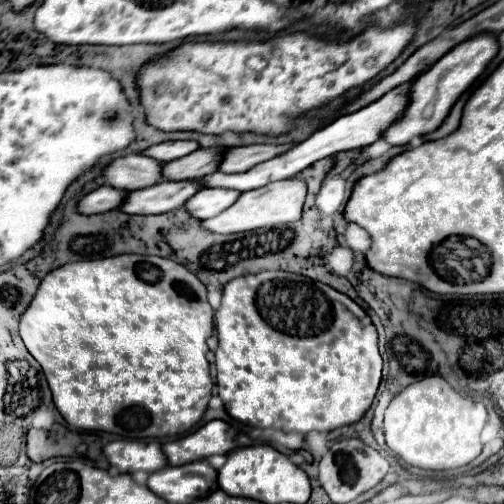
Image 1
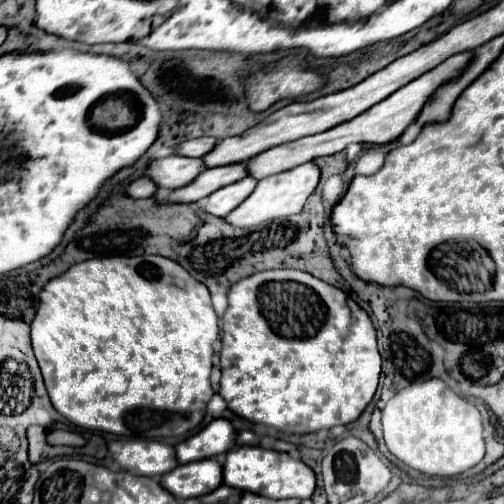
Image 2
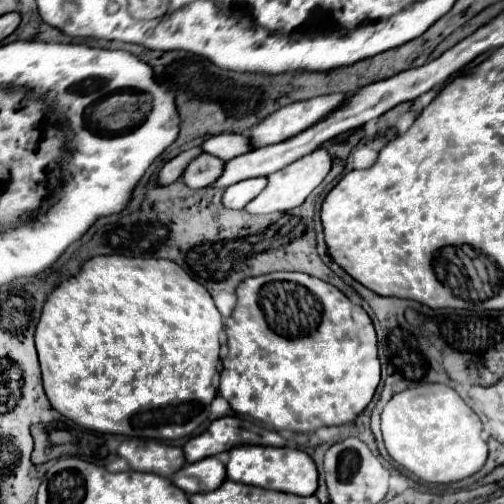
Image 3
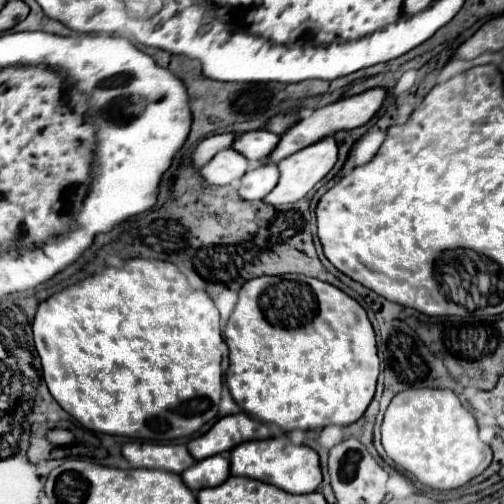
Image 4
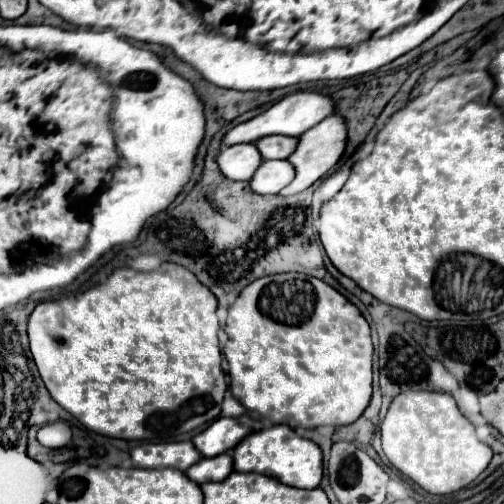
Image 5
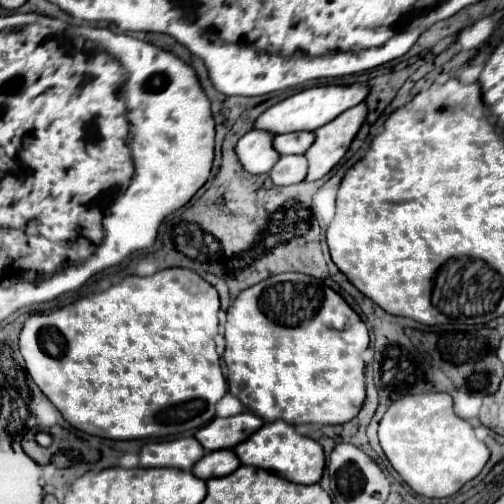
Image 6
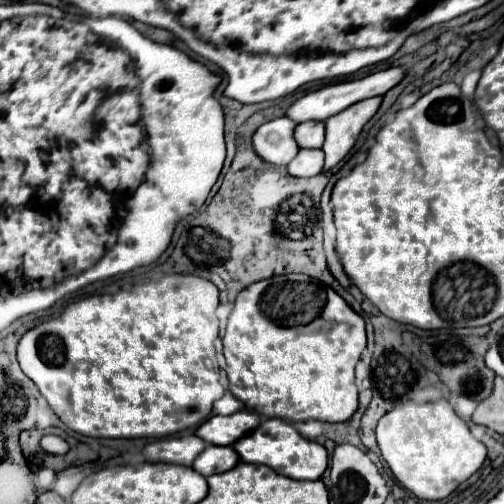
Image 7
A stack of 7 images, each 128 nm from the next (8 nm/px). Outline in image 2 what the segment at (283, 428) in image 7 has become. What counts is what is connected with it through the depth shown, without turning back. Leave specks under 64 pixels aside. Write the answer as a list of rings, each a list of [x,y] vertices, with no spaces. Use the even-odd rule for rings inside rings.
[[[240,446],[226,456],[224,484],[268,498],[310,498],[316,488],[316,476],[310,466],[306,466],[302,460],[290,458],[286,452],[266,450],[258,446]]]

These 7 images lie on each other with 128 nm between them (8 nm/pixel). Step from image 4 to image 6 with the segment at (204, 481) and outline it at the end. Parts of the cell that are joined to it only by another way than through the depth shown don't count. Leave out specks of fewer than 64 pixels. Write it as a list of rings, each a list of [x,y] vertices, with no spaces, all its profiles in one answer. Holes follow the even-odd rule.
[[[232,450],[224,452],[206,452],[192,468],[192,474],[200,480],[228,476],[240,466],[240,460],[236,460],[236,454]]]

